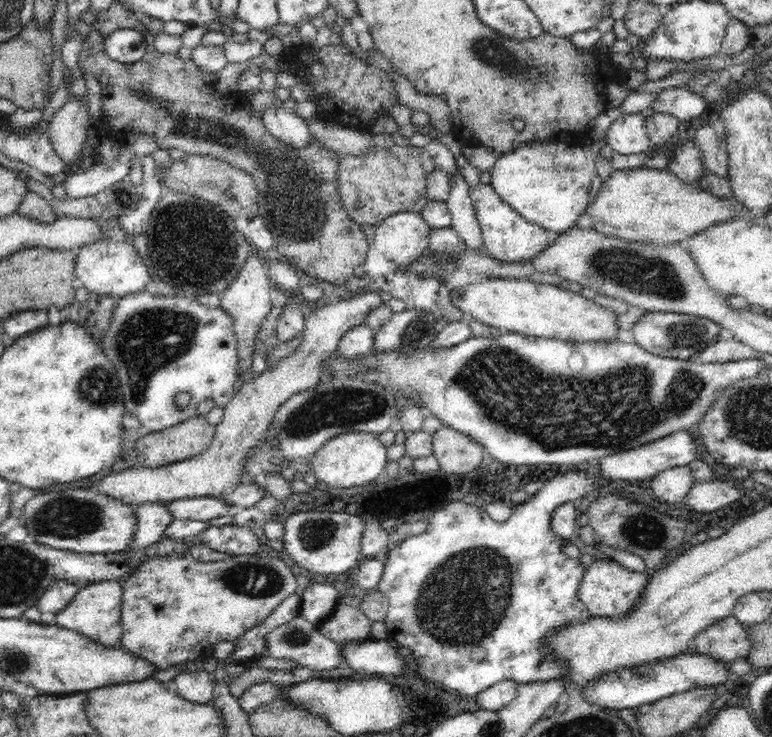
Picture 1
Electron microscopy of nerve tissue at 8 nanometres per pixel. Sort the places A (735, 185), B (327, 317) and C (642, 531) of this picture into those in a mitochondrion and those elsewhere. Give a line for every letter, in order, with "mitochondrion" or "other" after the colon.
A: other
B: other
C: mitochondrion

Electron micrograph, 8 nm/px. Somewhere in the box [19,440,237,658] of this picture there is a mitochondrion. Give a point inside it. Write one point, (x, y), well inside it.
(63, 517)

